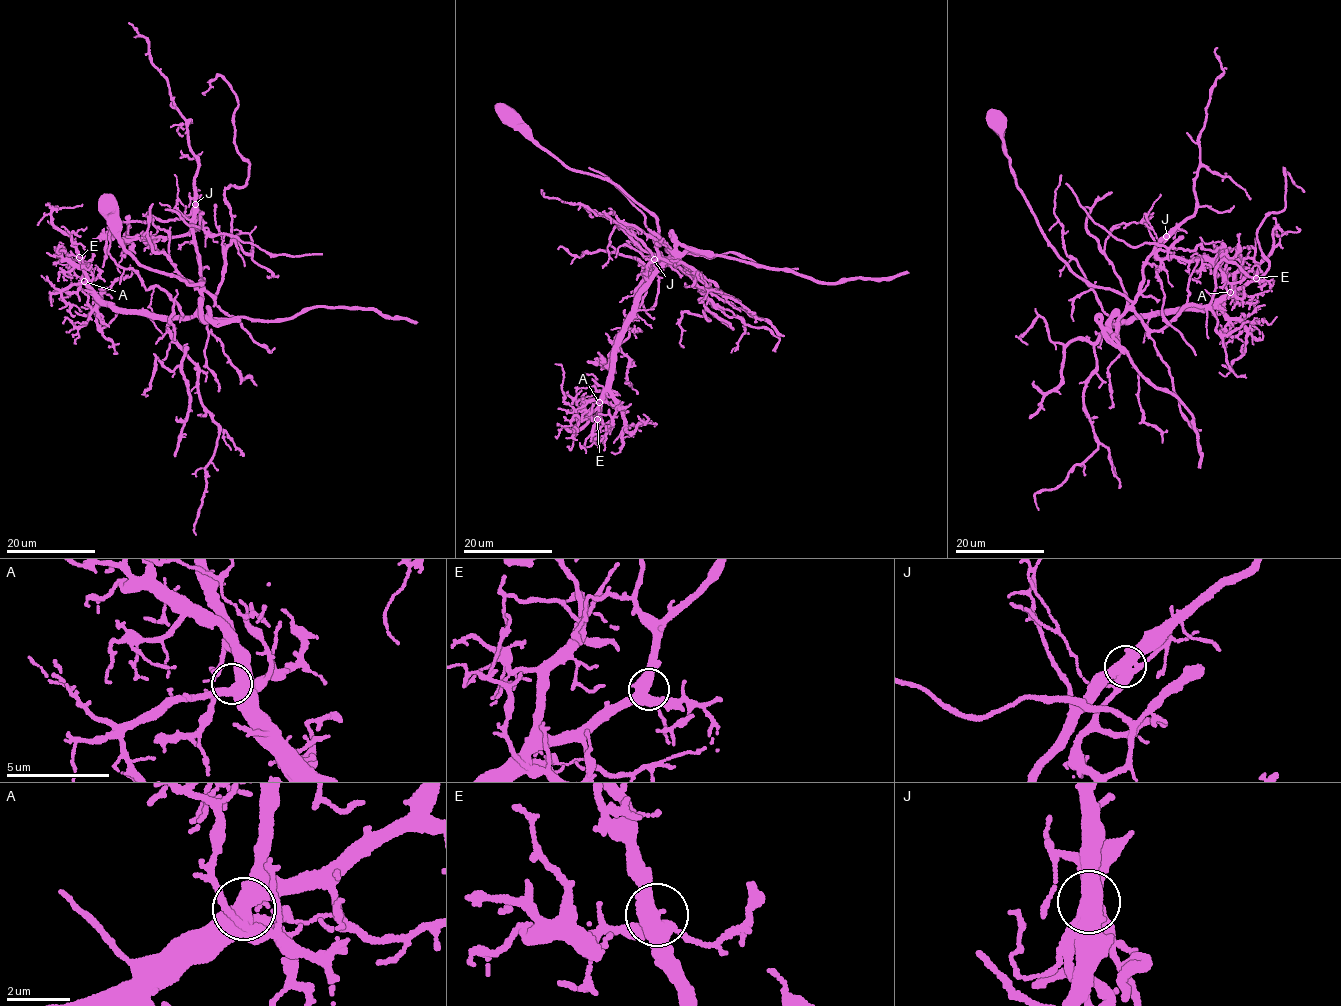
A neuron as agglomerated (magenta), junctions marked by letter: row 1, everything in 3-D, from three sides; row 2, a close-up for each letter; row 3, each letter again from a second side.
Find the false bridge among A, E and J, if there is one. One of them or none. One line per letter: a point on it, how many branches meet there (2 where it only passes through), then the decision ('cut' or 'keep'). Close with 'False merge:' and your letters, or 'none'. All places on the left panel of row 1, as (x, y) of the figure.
A: place (84, 281); branches 4; keep
E: place (79, 257); branches 4; keep
J: place (195, 204); branches 4; cut
False merge: J

